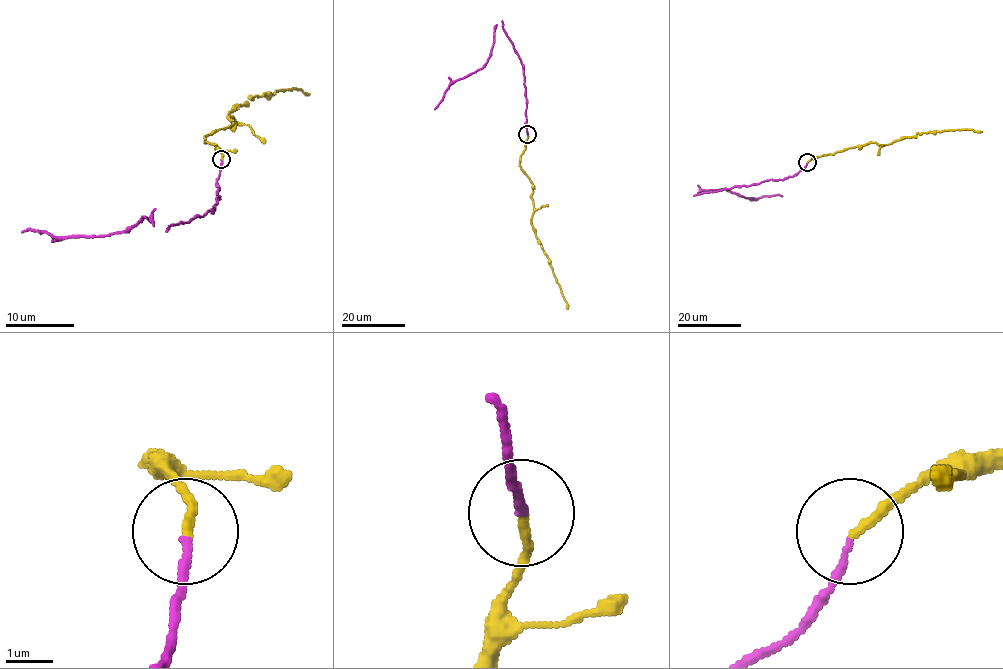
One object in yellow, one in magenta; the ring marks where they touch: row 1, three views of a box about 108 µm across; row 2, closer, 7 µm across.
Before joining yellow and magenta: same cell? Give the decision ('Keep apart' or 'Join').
Join

